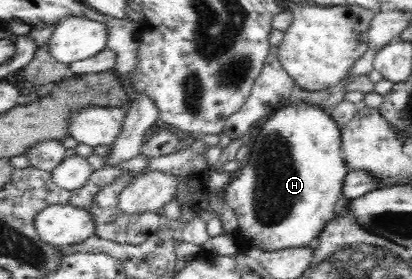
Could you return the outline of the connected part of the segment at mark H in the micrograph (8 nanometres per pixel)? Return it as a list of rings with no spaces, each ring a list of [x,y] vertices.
[[[304,102],[289,103],[275,110],[263,127],[256,130],[250,154],[222,194],[229,210],[237,216],[235,232],[239,251],[259,248],[273,252],[311,246],[325,225],[336,217],[336,204],[343,195],[344,178],[349,170],[341,150],[341,131],[325,110]]]

